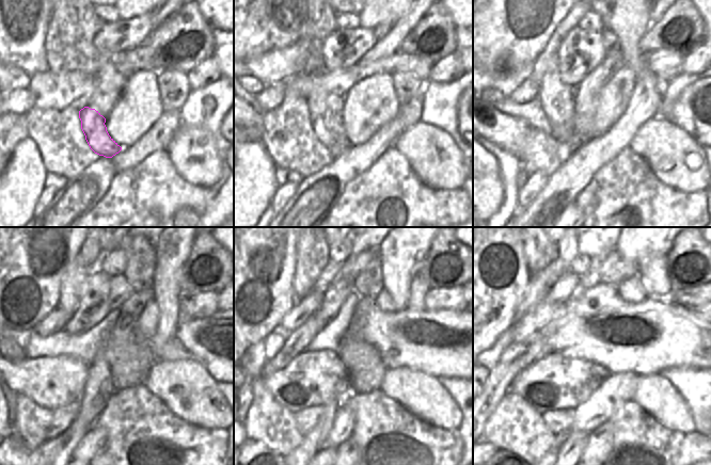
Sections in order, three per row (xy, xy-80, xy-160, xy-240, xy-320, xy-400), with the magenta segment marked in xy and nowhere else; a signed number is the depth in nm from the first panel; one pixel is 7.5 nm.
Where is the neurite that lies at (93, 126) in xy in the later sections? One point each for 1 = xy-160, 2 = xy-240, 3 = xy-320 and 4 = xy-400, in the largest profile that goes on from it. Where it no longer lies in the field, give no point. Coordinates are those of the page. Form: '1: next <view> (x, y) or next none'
1: next xy-160 (557, 100)
2: next xy-240 (77, 273)
3: next xy-320 (312, 249)
4: next xy-400 (539, 250)

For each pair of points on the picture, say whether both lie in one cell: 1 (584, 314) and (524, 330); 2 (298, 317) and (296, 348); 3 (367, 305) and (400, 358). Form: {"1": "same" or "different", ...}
{"1": "same", "2": "different", "3": "same"}

